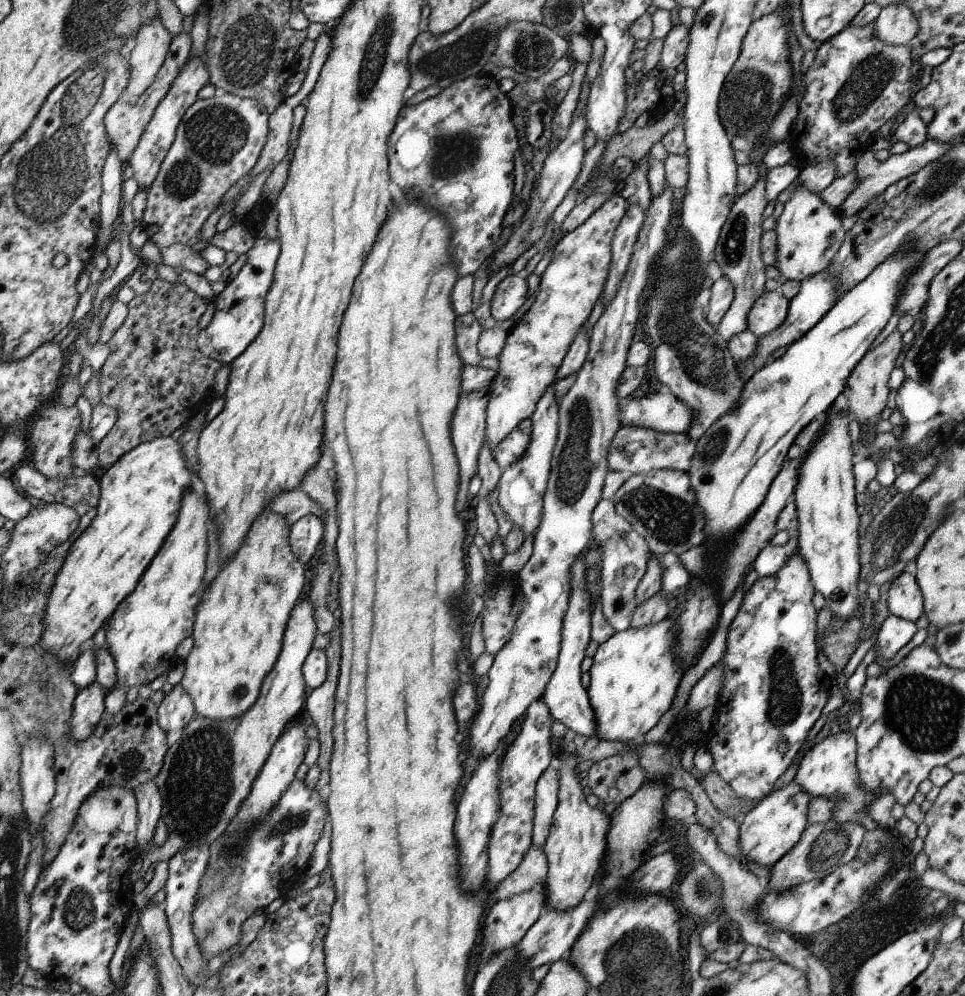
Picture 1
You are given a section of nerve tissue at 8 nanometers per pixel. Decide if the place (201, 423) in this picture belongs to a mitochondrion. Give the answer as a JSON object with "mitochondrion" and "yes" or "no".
{"mitochondrion":"no"}

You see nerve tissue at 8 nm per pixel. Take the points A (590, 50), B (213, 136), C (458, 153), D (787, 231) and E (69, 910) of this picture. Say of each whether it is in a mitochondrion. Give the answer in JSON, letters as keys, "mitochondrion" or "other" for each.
{"A":"other","B":"mitochondrion","C":"mitochondrion","D":"other","E":"mitochondrion"}

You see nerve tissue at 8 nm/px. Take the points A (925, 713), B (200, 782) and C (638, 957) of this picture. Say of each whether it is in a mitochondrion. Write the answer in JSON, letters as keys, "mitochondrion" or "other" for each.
{"A":"mitochondrion","B":"mitochondrion","C":"mitochondrion"}

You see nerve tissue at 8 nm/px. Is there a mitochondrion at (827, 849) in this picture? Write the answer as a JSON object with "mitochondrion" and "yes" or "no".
{"mitochondrion":"yes"}

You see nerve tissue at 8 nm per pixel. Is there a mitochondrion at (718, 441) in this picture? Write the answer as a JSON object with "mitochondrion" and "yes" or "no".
{"mitochondrion":"yes"}

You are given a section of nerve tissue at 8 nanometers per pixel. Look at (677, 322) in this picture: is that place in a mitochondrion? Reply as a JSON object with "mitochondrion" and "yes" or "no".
{"mitochondrion":"yes"}

